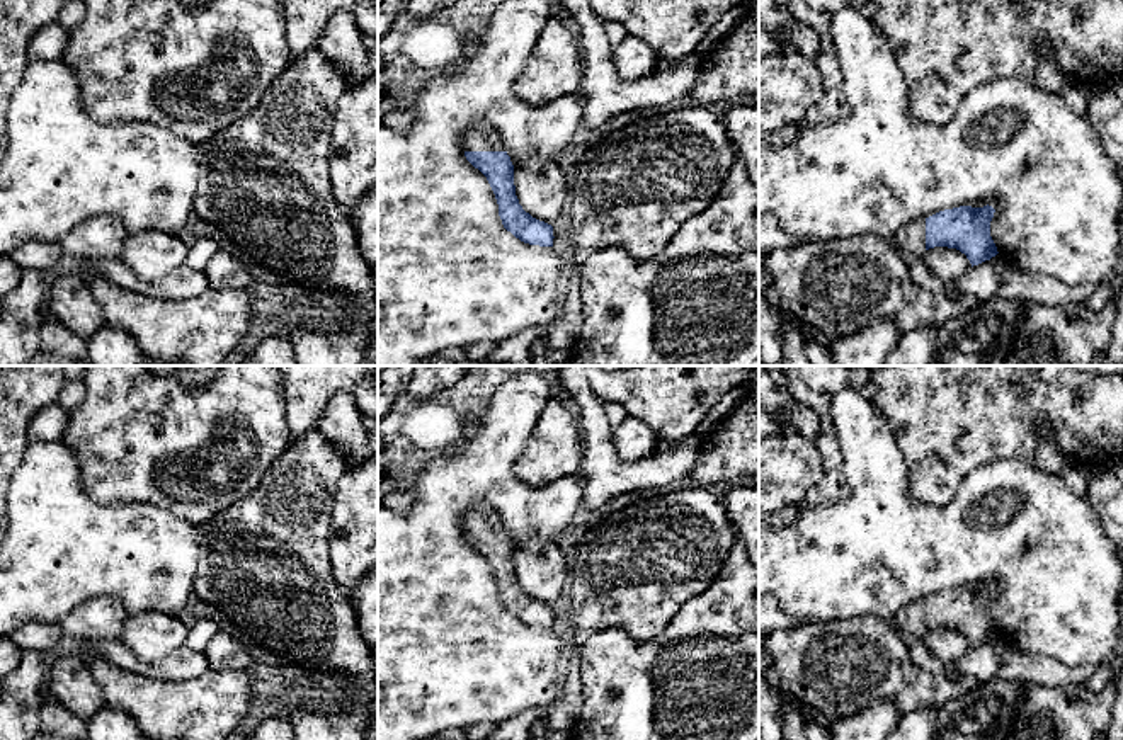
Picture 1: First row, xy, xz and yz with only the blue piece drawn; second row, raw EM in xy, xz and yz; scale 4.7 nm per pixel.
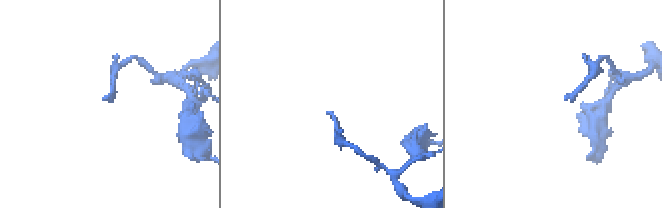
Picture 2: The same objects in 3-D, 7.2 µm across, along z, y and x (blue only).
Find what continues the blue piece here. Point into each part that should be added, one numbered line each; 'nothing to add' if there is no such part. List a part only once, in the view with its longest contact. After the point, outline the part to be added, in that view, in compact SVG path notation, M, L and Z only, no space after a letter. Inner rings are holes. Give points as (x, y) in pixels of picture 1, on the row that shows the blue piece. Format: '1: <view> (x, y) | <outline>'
1: xz (482, 136) | M485 121L476 122L465 133L463 151L505 151L499 133Z

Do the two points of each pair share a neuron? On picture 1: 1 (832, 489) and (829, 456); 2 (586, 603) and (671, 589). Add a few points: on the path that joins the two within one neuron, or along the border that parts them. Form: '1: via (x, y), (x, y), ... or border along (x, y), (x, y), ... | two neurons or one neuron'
1: via (832, 480), (832, 465) | one neuron
2: via (606, 592), (609, 589), (650, 589) | one neuron

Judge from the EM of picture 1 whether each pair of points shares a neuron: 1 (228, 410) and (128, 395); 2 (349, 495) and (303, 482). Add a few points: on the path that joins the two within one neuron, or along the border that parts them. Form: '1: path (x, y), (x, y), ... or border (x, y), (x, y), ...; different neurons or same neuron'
1: path (203, 410), (153, 410); same neuron
2: border (347, 468), (336, 489), (329, 529); different neurons

